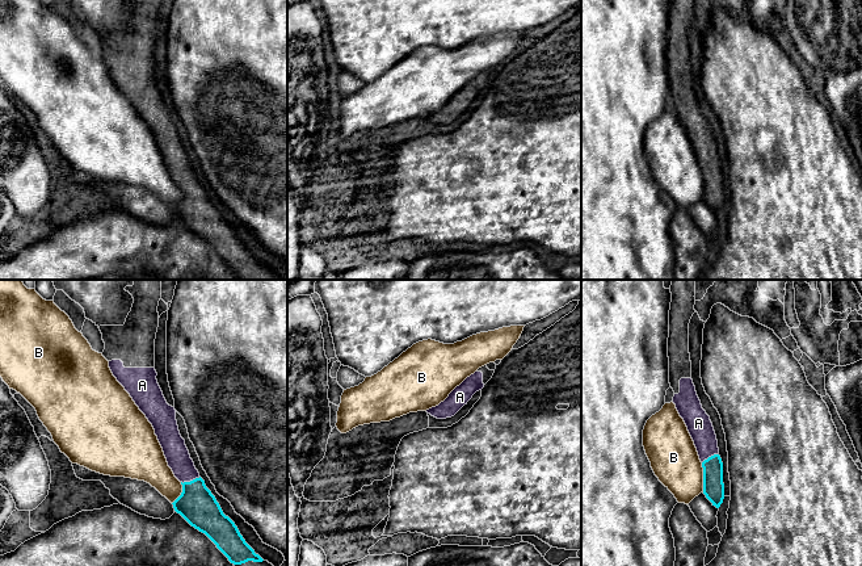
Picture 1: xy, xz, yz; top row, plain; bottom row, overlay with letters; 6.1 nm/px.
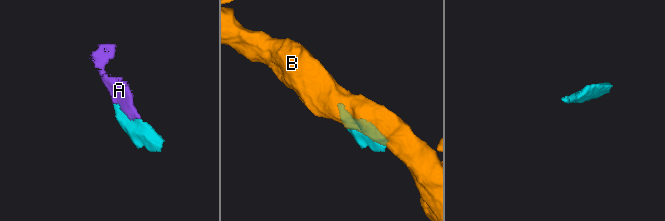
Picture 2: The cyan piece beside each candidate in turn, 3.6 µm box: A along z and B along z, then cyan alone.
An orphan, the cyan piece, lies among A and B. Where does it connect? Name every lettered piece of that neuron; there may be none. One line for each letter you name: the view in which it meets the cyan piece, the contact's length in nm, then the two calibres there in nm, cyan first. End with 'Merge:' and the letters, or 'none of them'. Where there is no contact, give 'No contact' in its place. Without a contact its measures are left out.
A: Touches cyan in xy. Shared border 120 nm. Thickness 220 nm (cyan) against 150 nm
Merge: A

